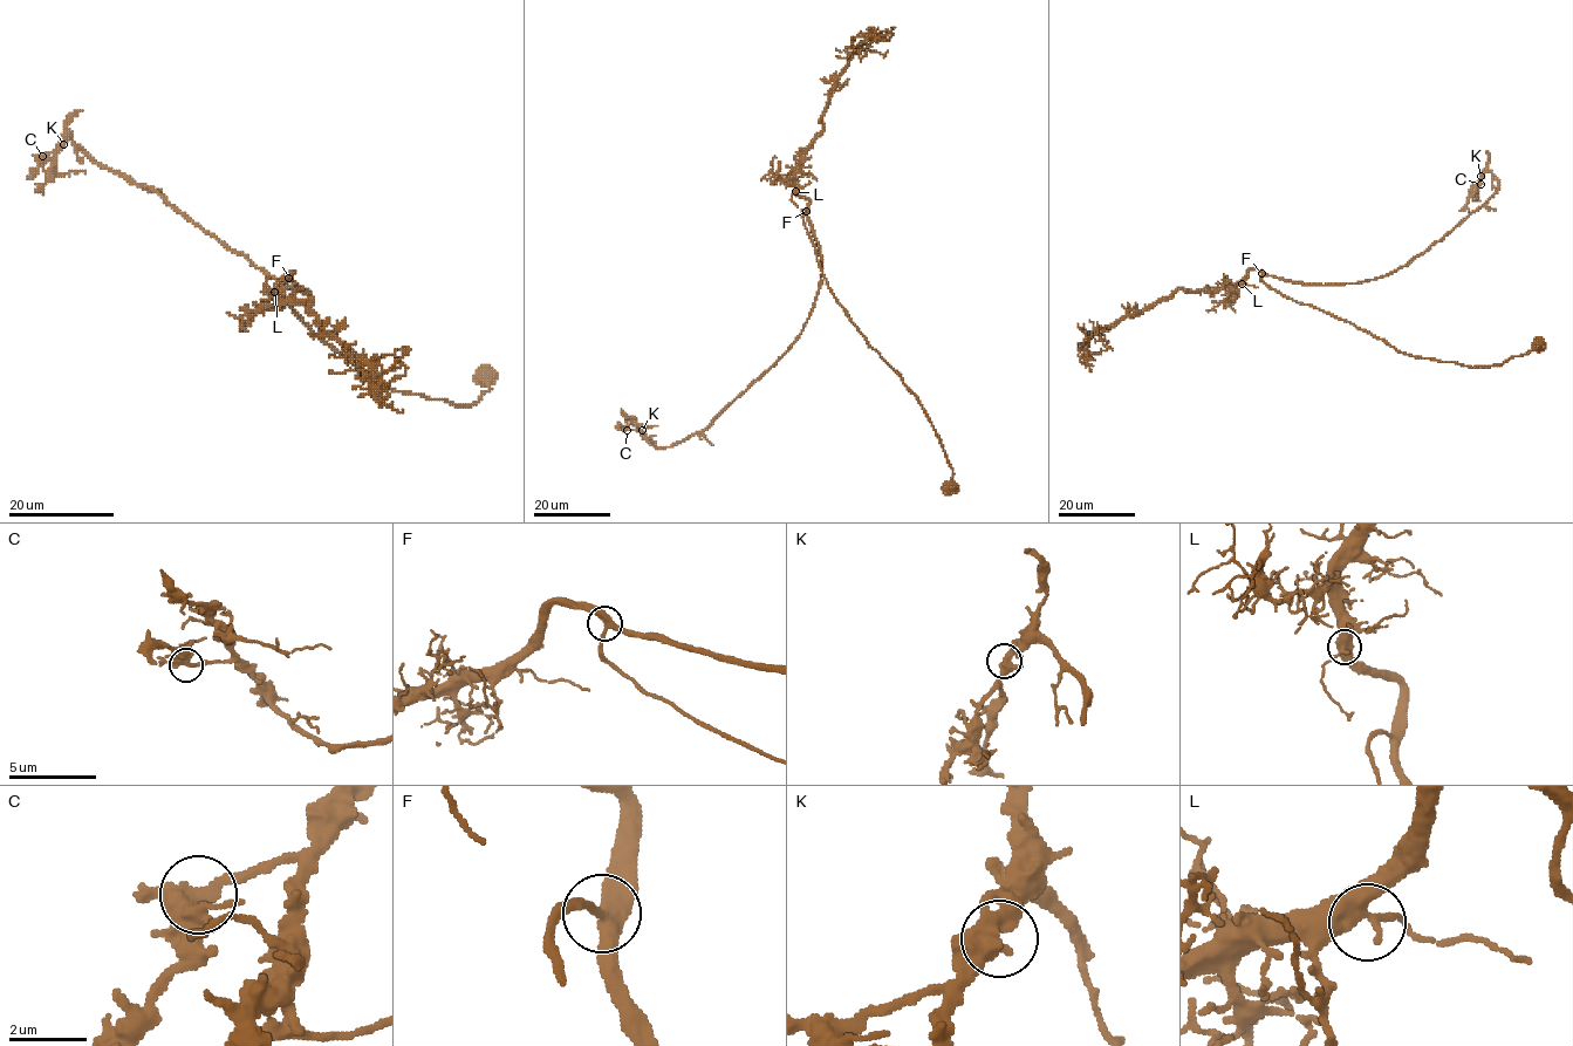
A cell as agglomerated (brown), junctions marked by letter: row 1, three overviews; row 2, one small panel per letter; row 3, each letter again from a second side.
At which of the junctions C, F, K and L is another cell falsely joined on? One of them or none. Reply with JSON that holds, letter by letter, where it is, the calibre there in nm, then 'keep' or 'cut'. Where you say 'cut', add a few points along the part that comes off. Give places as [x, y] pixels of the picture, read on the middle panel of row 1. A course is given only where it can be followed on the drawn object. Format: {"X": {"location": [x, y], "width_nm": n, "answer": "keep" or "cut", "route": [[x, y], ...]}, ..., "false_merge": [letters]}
{"C": {"location": [627, 430], "width_nm": 400, "answer": "keep"}, "F": {"location": [806, 211], "width_nm": 380, "answer": "keep"}, "K": {"location": [642, 430], "width_nm": 360, "answer": "keep"}, "L": {"location": [795, 191], "width_nm": 380, "answer": "keep"}, "false_merge": []}

